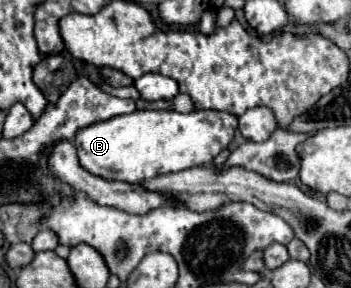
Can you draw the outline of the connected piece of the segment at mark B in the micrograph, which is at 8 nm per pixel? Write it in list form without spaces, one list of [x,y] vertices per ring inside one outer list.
[[[136,110],[80,128],[74,136],[74,146],[80,166],[90,174],[134,184],[210,164],[210,160],[230,144],[236,126],[238,118],[220,110],[194,110],[190,114],[174,110]]]

